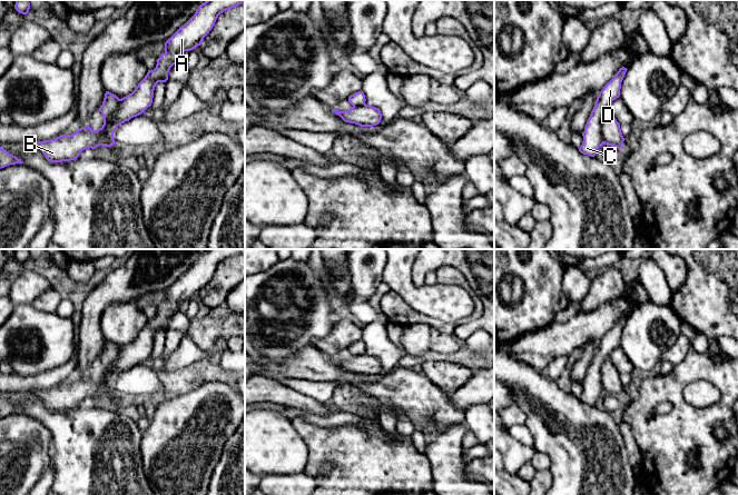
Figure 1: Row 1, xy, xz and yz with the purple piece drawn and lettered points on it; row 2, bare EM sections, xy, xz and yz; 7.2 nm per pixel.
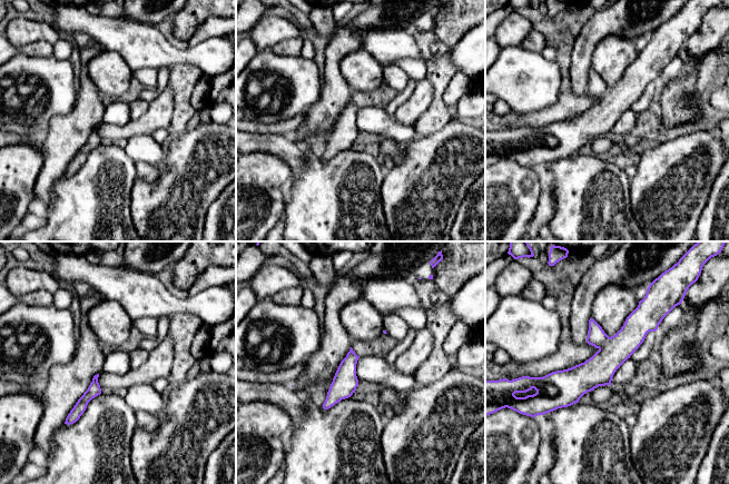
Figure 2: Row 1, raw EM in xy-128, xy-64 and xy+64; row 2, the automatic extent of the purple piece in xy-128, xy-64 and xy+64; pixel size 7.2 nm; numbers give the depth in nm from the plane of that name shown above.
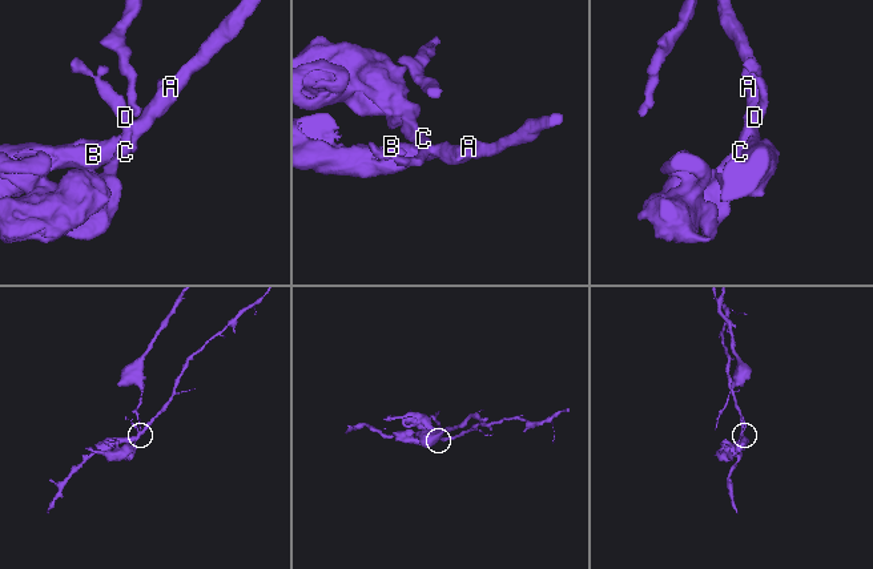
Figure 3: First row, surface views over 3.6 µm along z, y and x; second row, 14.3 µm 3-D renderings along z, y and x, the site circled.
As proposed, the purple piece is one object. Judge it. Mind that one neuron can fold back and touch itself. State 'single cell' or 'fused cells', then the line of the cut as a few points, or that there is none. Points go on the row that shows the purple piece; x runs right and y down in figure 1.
fused cells; cut in yz along (608, 108), (599, 122), (602, 142)

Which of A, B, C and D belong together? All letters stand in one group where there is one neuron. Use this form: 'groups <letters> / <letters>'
groups A B / C D

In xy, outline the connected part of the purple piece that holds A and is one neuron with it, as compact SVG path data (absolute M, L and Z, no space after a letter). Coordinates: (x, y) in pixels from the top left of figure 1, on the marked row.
M206 0L201 3L195 14L165 42L165 52L156 60L156 68L148 70L135 90L120 99L116 112L104 122L101 128L92 130L88 125L71 135L61 135L32 143L51 162L75 160L82 150L94 149L108 130L115 131L121 123L141 115L150 107L156 85L168 80L168 72L174 65L179 62L180 55L200 46L218 16L244 1Z

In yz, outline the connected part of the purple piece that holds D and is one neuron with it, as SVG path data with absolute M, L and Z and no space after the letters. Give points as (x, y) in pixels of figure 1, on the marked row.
M624 67L620 68L599 92L596 105L582 132L583 141L579 148L581 154L594 157L598 149L603 145L599 122L603 112L609 109L612 101L620 97L621 82L627 70Z

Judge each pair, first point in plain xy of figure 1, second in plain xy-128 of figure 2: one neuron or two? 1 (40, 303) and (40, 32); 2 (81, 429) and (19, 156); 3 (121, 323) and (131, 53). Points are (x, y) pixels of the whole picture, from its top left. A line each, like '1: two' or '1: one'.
1: two
2: two
3: two

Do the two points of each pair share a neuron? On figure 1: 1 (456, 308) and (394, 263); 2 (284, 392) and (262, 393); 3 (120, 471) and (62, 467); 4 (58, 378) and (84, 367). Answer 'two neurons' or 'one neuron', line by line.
1: one neuron
2: one neuron
3: one neuron
4: two neurons

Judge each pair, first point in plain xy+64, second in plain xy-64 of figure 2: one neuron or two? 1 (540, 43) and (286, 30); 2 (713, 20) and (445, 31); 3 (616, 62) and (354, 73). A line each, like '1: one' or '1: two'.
1: two
2: one
3: one

